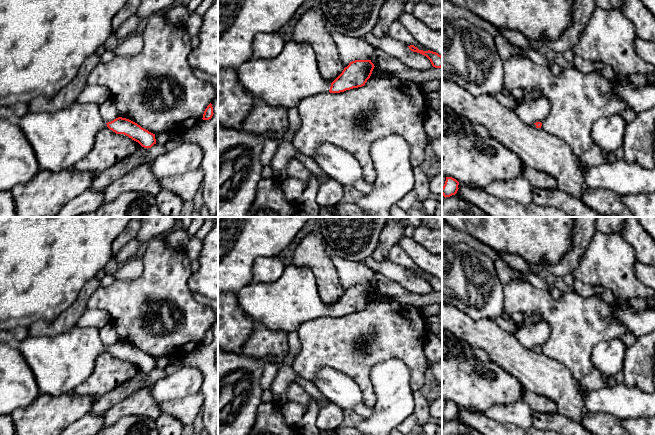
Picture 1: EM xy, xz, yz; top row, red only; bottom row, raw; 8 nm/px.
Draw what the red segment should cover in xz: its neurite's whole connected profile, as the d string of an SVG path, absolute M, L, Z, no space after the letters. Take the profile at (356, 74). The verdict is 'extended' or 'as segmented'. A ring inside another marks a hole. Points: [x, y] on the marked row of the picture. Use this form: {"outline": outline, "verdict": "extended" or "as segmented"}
{"outline": "M285 42L282 52L272 59L249 59L237 69L241 85L257 98L272 106L286 108L297 107L309 96L320 93L340 93L362 87L370 78L374 69L371 60L355 60L344 68L342 73L330 84L323 80L318 69L318 62L312 46L307 42Z", "verdict": "extended"}

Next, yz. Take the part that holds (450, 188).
{"outline": "M446 177L445 184L442 187L442 195L445 198L455 195L459 189L458 185L459 185L459 182L456 179L452 177Z", "verdict": "as segmented"}

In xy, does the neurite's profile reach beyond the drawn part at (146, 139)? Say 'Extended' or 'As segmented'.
Extended

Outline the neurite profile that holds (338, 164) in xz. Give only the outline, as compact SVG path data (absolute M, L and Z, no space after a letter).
M328 143L319 144L311 156L326 175L345 188L363 180L363 172L358 161L348 152Z

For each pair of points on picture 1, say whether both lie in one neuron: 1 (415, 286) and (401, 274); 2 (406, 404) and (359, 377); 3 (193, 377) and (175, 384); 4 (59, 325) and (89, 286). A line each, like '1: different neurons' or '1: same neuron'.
1: same neuron
2: different neurons
3: same neuron
4: same neuron

